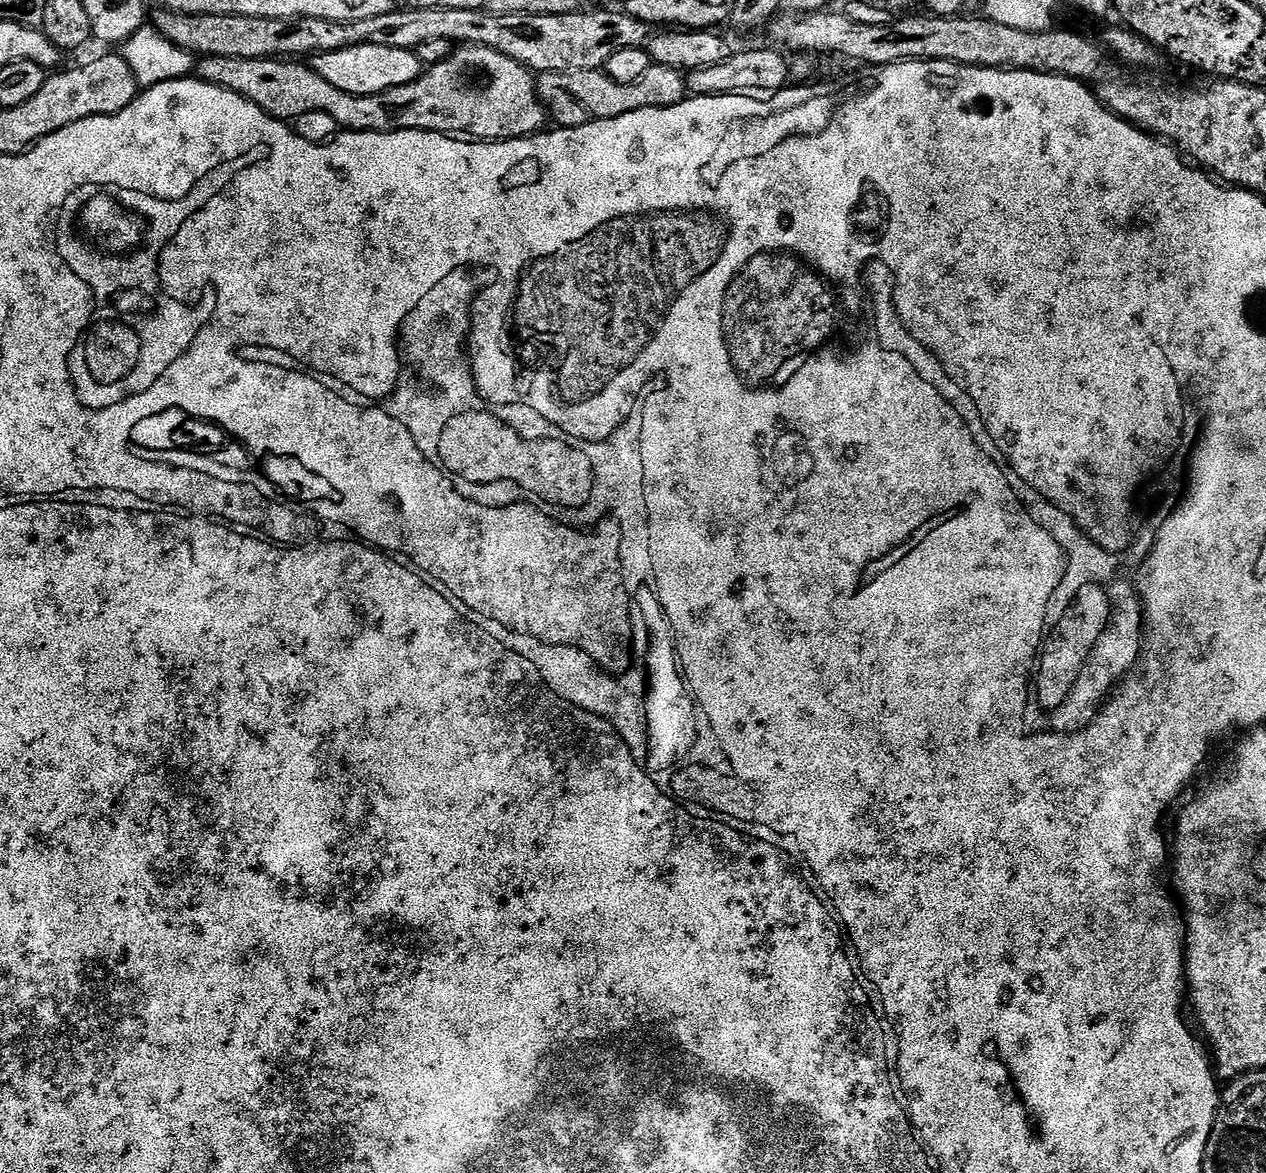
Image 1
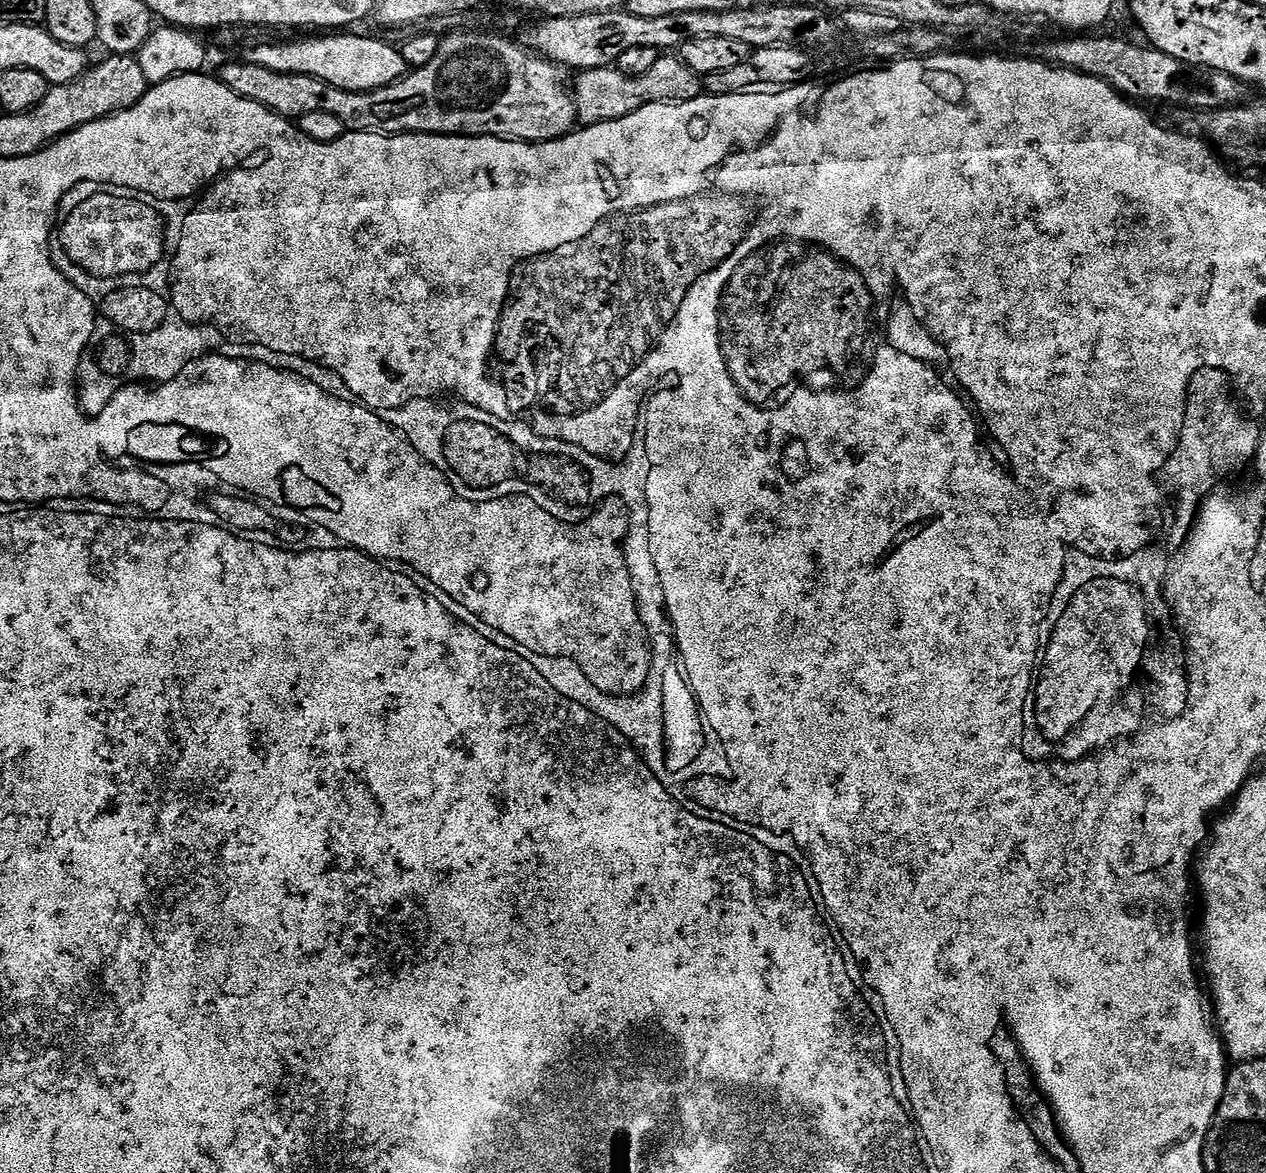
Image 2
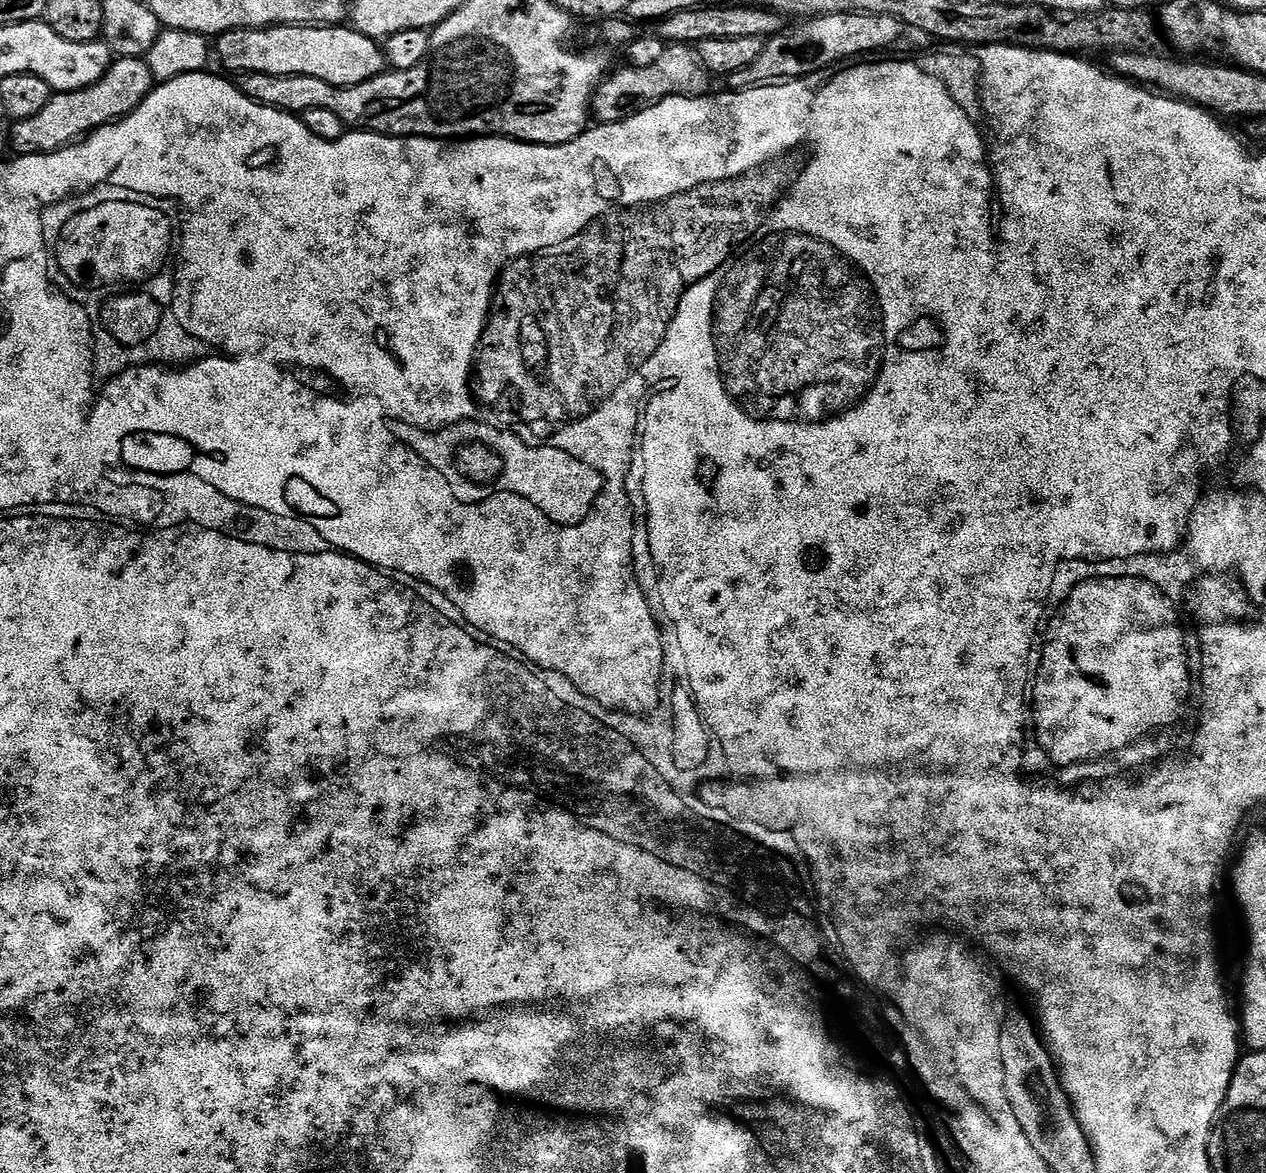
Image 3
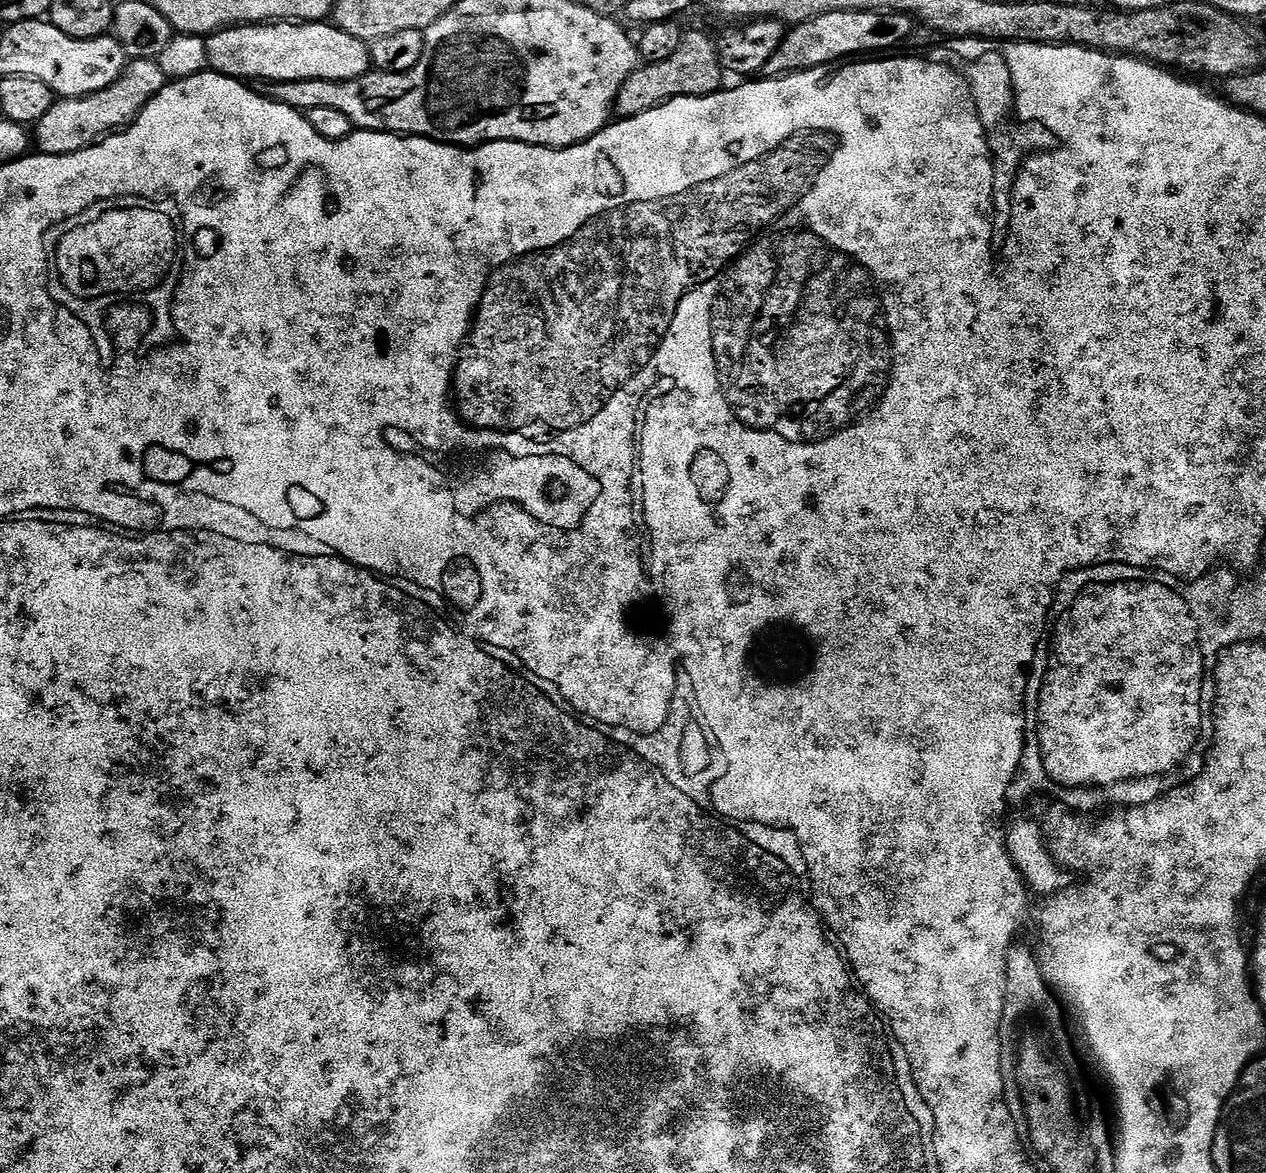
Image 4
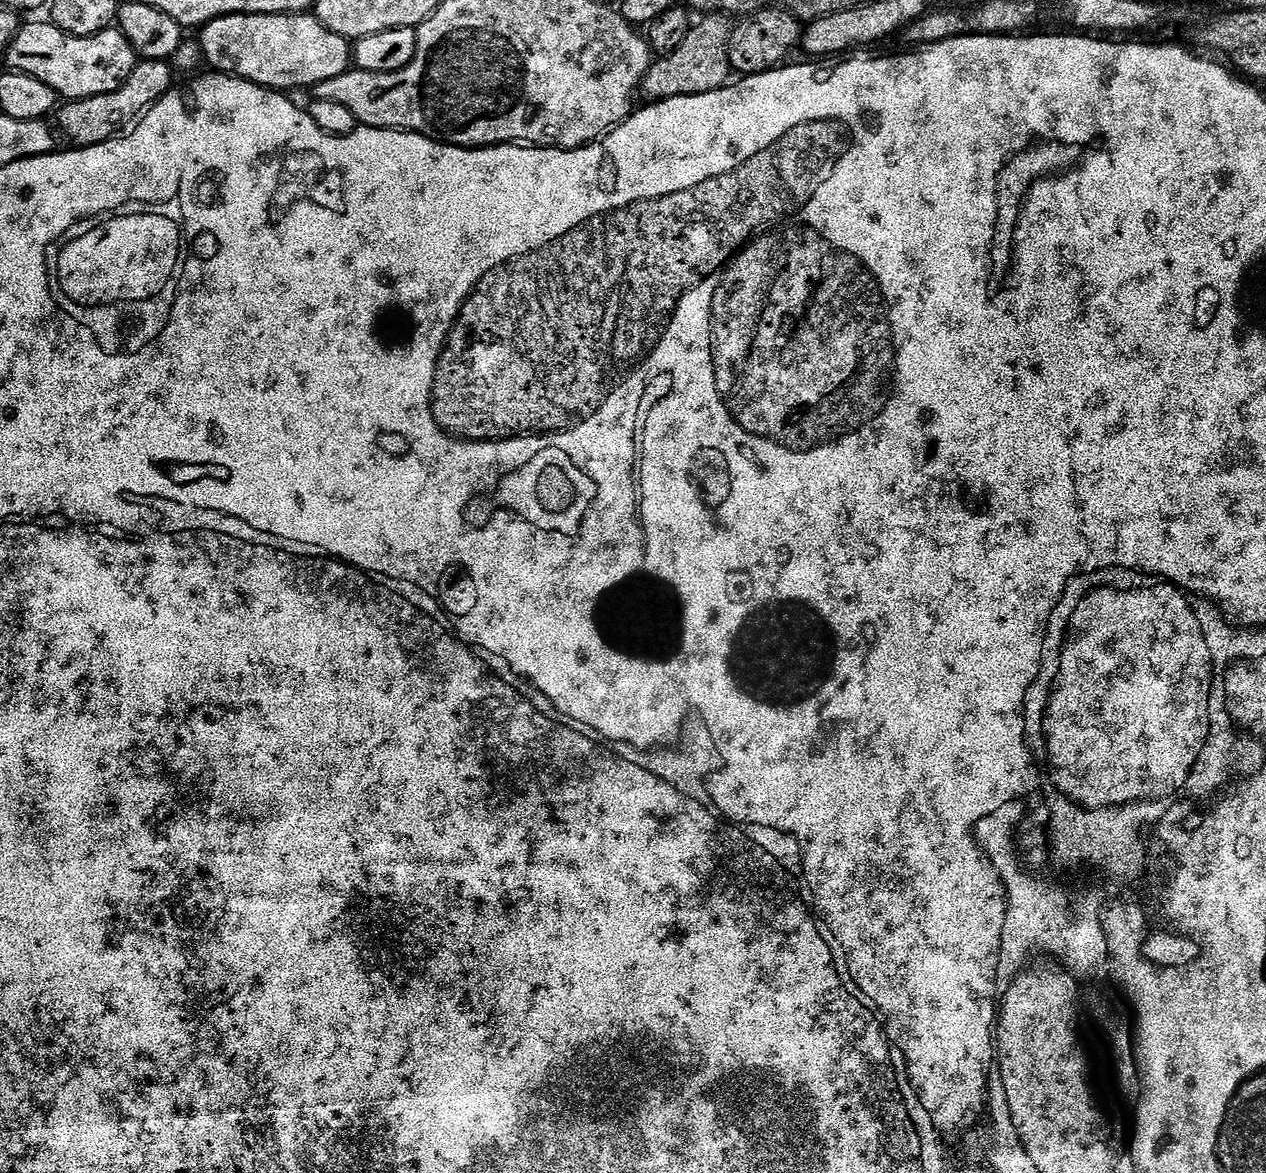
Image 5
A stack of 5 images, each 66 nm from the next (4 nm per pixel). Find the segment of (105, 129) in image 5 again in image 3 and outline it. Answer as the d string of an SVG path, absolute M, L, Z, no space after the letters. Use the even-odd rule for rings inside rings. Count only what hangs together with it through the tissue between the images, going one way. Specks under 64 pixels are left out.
M121 56L113 63L110 71L94 86L86 86L73 92L58 92L46 102L42 114L34 118L15 121L11 125L10 148L16 156L36 156L40 152L57 152L84 139L91 132L97 132L107 124L129 116L154 87L154 79L147 59L139 56Z

